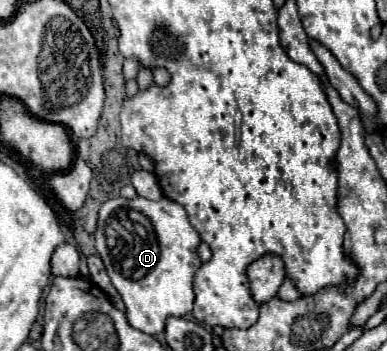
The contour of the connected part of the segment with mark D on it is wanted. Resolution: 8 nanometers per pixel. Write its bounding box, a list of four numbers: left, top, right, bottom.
[95,198,201,334]

